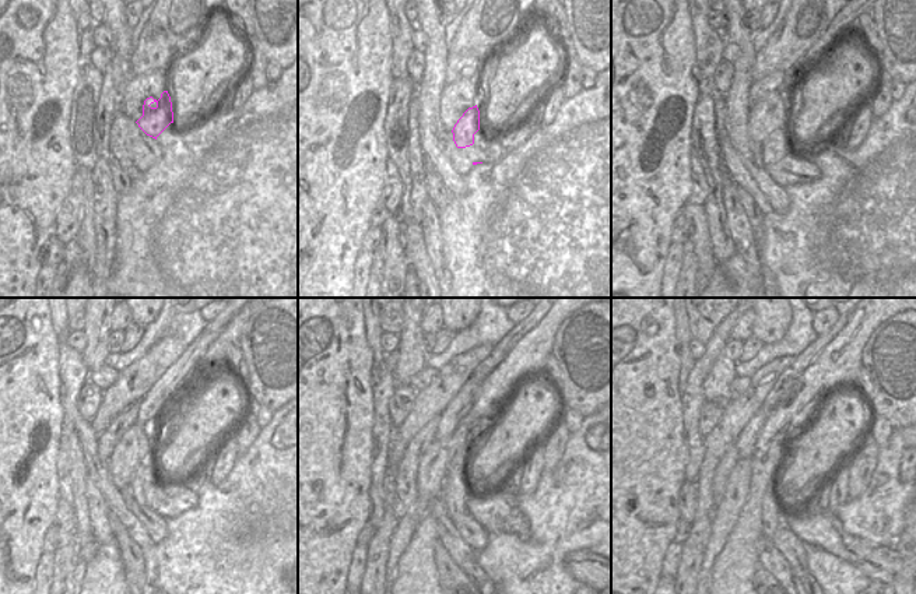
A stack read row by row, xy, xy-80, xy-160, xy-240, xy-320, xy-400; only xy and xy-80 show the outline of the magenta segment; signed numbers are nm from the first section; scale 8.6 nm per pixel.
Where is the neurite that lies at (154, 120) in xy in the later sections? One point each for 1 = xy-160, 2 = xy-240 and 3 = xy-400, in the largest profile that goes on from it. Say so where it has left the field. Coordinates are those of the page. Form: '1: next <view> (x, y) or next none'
1: next xy-160 (778, 161)
2: next xy-240 (147, 480)
3: next xy-400 (772, 509)

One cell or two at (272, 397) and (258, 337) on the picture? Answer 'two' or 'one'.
one

